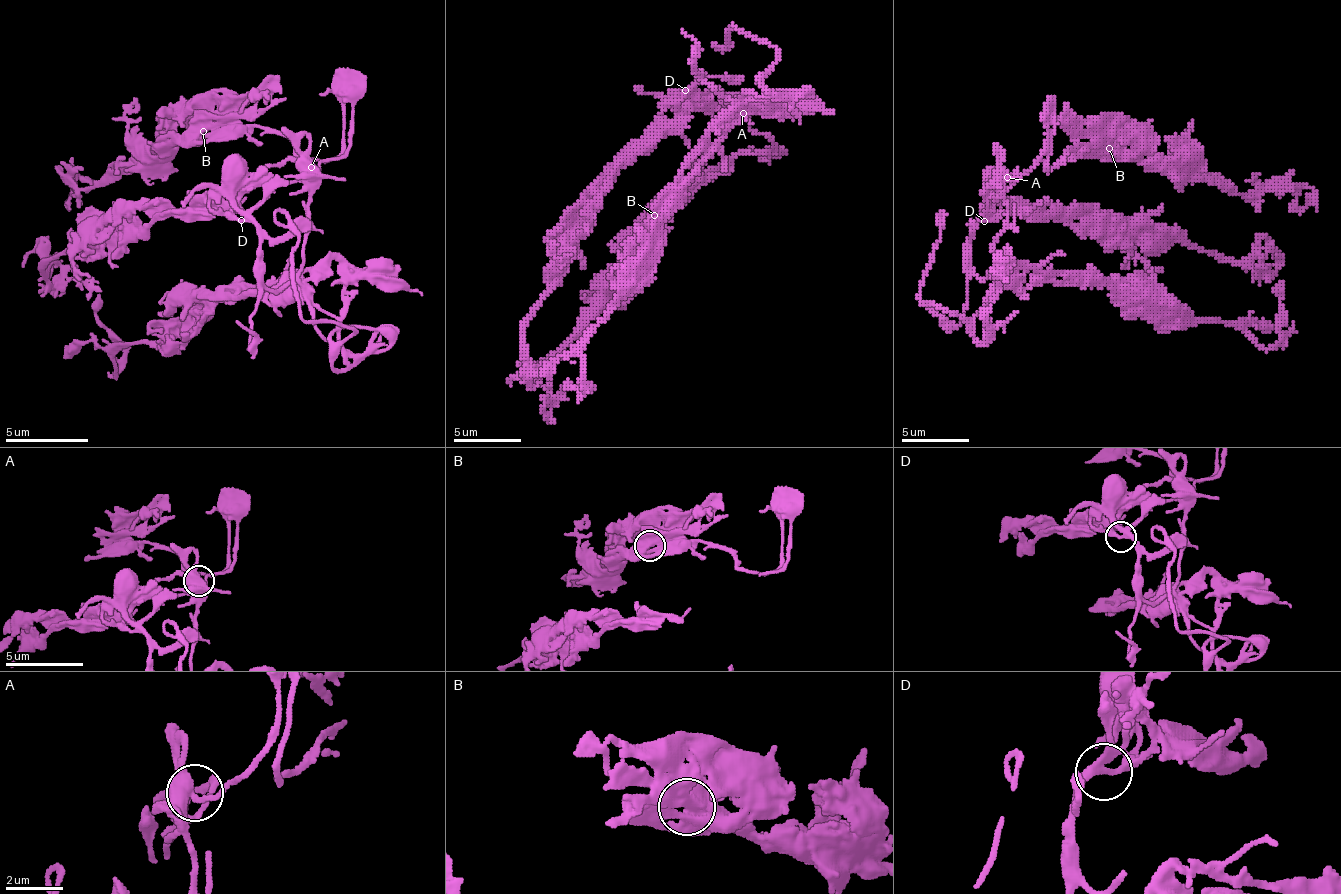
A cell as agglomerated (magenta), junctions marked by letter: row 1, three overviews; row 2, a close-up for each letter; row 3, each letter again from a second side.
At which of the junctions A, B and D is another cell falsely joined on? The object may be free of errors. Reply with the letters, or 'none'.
none

